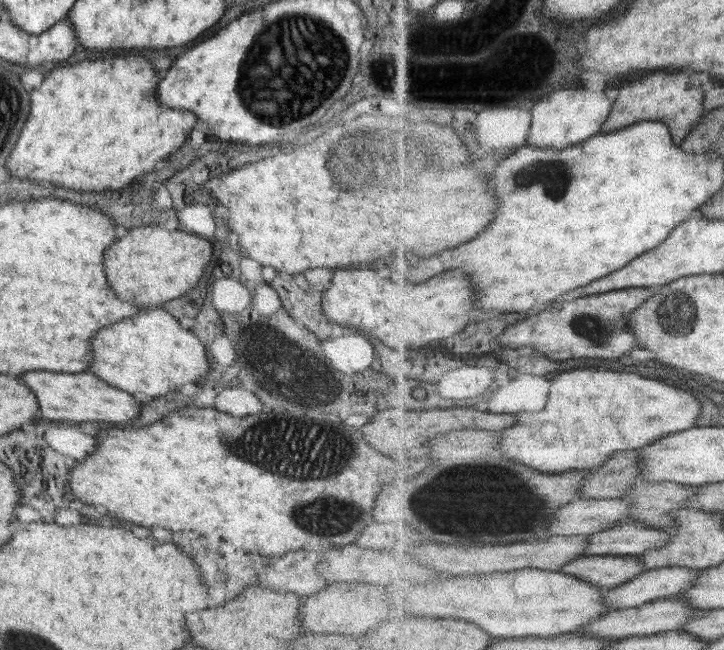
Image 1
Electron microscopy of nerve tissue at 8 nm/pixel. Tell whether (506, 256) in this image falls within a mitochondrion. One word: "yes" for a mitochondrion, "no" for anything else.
no

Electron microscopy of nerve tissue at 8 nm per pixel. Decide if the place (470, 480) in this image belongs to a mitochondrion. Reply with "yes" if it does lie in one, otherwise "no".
no

